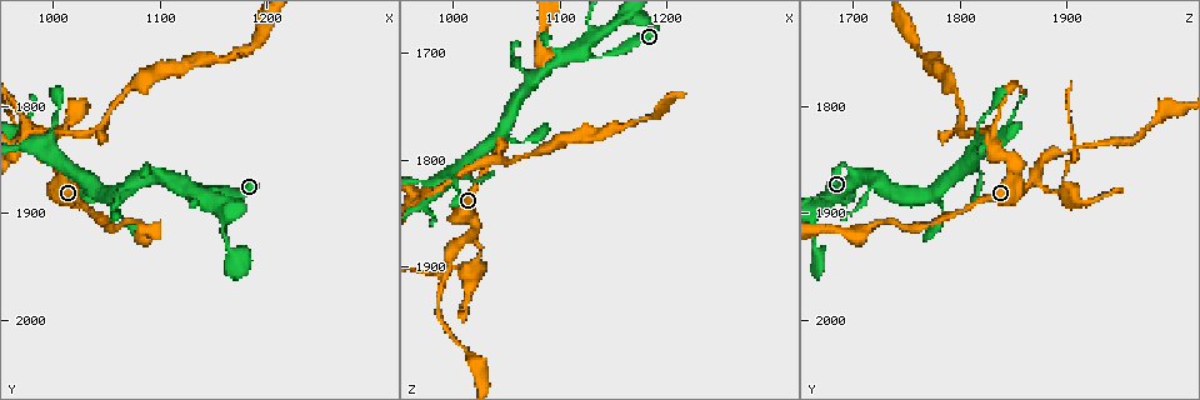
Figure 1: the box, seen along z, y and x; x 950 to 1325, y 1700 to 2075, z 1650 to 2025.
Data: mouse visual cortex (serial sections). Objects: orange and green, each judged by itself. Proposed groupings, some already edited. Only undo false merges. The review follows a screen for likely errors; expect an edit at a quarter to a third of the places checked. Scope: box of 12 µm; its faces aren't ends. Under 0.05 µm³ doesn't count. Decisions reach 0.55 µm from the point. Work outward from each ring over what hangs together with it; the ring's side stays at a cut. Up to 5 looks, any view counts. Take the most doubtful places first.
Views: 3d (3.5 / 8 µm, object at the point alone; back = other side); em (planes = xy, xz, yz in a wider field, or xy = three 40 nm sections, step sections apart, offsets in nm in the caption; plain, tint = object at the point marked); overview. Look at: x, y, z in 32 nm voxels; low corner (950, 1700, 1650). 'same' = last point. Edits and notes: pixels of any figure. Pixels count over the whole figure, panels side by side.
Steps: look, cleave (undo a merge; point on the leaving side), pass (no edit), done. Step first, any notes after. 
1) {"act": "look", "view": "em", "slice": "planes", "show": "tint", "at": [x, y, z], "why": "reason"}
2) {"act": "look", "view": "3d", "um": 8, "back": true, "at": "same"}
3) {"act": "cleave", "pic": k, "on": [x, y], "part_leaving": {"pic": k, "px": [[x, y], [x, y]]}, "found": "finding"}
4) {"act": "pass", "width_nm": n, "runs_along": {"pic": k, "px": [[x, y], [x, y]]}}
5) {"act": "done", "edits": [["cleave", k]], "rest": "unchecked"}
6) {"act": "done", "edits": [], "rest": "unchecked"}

{"act": "look", "view": "3d", "um": 3.5, "back": true, "at": [1122, 1872, 1702], "why": "three arms meet"}

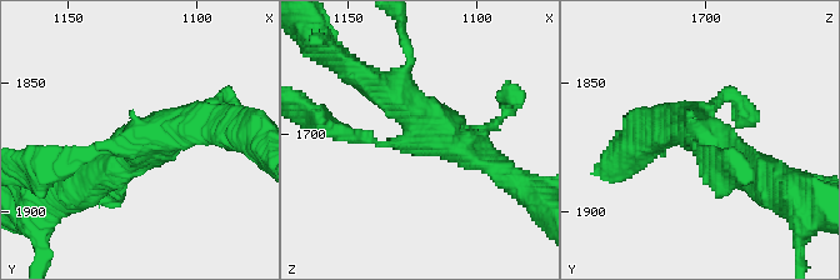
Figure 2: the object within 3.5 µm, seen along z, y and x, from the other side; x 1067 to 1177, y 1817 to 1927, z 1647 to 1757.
{"act": "look", "view": "em", "slice": "xy", "step": 3, "show": "plain", "at": [1124, 1874, 1701], "arms": 3, "arm_widths_nm": [200, 400, 450], "why": "shape alone is not enough"}

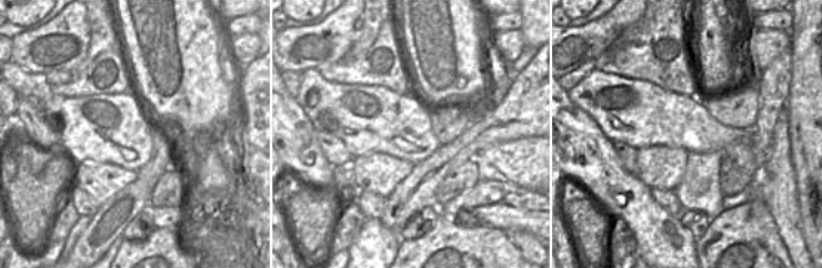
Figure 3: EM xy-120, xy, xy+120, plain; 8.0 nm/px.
{"act": "look", "view": "em", "slice": "xy", "step": 3, "show": "tint", "at": "same"}

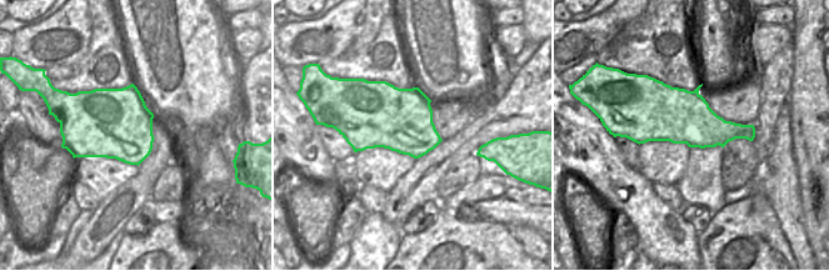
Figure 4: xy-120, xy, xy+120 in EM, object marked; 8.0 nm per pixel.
{"act": "pass", "runs_along": {"pic": 2, "px": [[64, 165], [209, 120]]}, "found": "one cell here"}

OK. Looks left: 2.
{"act": "look", "view": "3d", "um": 3.5, "at": [1046, 1880, 1778], "why": "arms part here"}

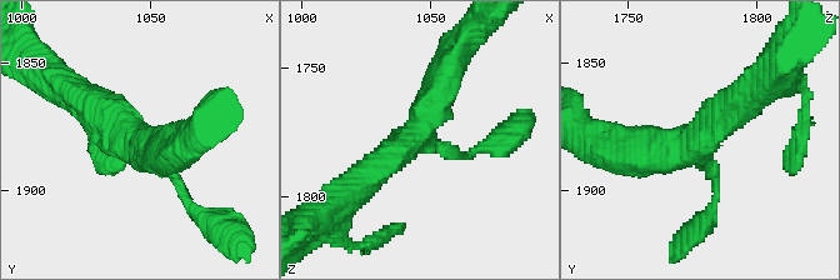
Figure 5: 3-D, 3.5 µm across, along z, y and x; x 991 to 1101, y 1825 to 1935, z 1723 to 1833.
{"act": "look", "view": "em", "slice": "xy", "step": 5, "show": "tint", "at": [1046, 1881, 1775]}

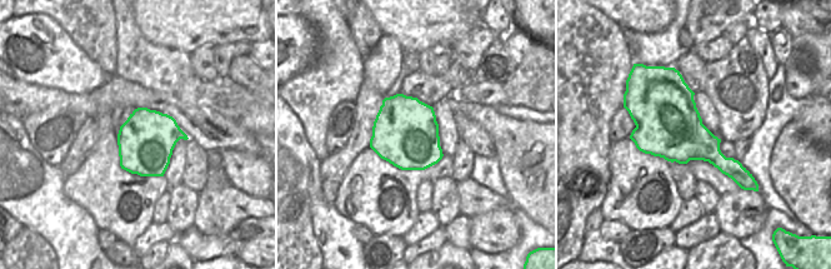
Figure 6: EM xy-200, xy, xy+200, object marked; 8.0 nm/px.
{"act": "pass", "arms": 3, "runs_along": {"pic": 5, "px": [[453, 63], [418, 134], [360, 181]]}, "found": "all the same cell"}

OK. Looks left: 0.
{"act": "done", "edits": [], "rest": "unchecked"}

